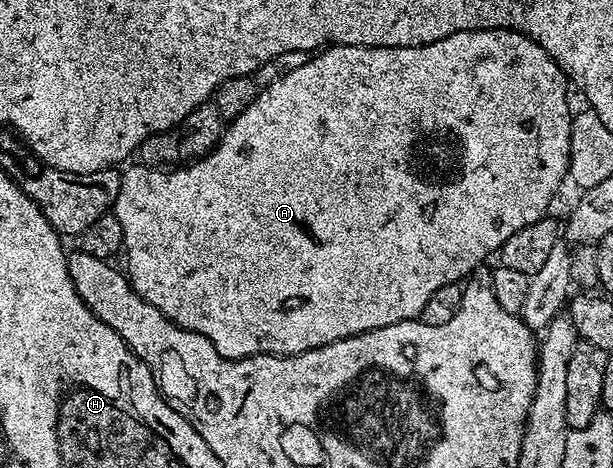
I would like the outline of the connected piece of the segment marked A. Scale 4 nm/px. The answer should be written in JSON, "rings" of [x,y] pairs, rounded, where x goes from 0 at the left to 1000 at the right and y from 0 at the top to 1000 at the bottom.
{"rings":[[[794,60],[778,68],[749,68],[734,73],[734,81],[721,81],[715,90],[701,90],[688,98],[667,103],[599,103],[597,98],[564,98],[543,94],[514,115],[504,118],[502,130],[486,150],[473,150],[463,162],[454,165],[445,179],[429,182],[419,194],[414,218],[395,244],[388,244],[359,286],[359,301],[338,333],[315,342],[312,350],[289,355],[279,363],[243,359],[227,346],[217,348],[217,359],[204,357],[196,378],[196,404],[189,417],[186,459],[192,466],[192,483],[199,483],[199,549],[209,600],[215,615],[245,654],[264,662],[274,684],[282,684],[294,701],[330,714],[372,769],[393,769],[403,761],[473,761],[493,756],[507,744],[532,739],[538,731],[551,731],[558,722],[571,722],[577,714],[591,714],[604,705],[617,705],[623,697],[636,697],[643,688],[675,684],[684,677],[688,654],[695,654],[695,637],[729,607],[741,607],[768,592],[777,573],[796,545],[814,541],[816,528],[832,500],[838,500],[852,483],[865,483],[889,459],[900,417],[914,402],[914,391],[923,385],[927,363],[928,316],[931,312],[931,278],[935,250],[927,244],[927,197],[920,190],[923,165],[914,143],[884,107],[881,94],[871,90],[852,68],[838,68],[834,60]]]}

